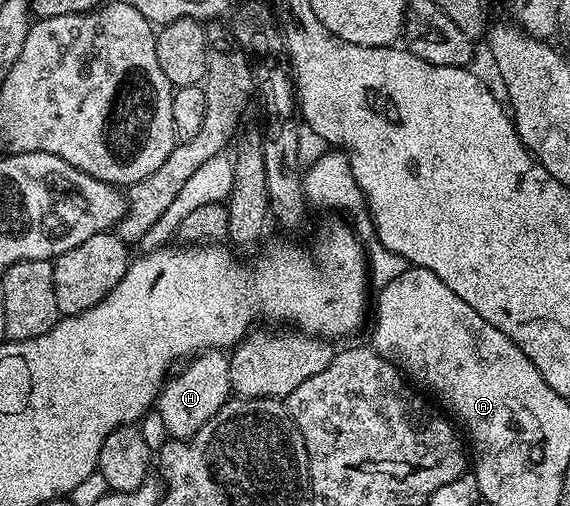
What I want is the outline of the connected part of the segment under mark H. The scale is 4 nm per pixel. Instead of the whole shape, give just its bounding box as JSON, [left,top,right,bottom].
[156,351,232,440]

